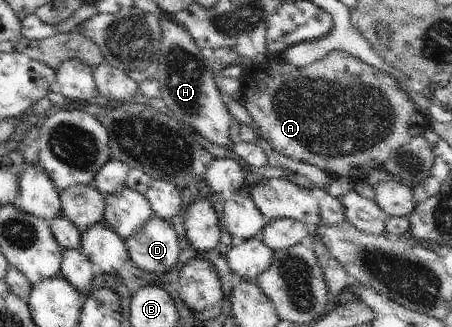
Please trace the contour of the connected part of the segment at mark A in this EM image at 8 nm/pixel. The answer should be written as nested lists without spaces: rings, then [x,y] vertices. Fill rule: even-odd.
[[[330,51],[320,61],[305,67],[295,67],[285,56],[269,62],[262,73],[247,78],[240,101],[253,121],[260,125],[260,137],[286,157],[309,163],[336,177],[358,181],[370,171],[382,168],[394,151],[406,145],[412,137],[424,135],[431,127],[429,117],[416,107],[394,75],[376,69],[346,51]]]

